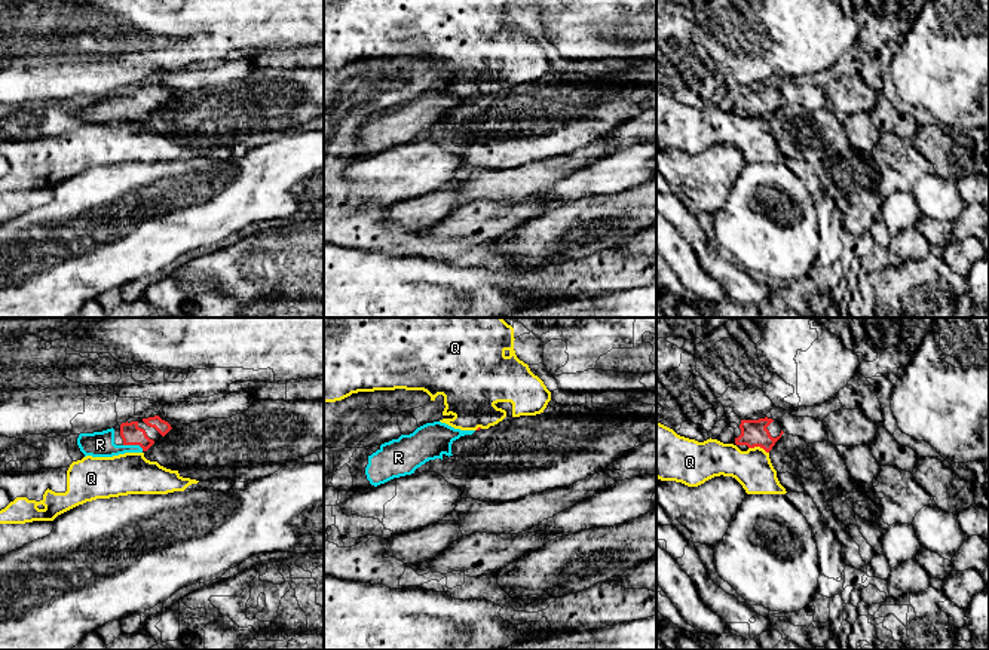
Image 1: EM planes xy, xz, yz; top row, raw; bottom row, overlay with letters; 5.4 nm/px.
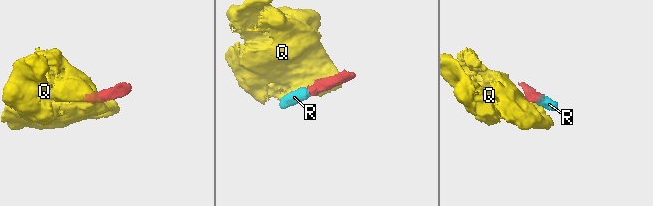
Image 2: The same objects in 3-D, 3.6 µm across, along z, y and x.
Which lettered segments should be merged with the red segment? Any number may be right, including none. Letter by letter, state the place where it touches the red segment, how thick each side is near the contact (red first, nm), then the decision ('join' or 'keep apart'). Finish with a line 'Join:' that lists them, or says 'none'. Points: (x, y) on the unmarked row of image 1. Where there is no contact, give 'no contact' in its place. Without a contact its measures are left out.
Q: yz (759, 113) | 140/200 nm | keep apart
R: xy (134, 112) | 110/140 nm | join
Join: R

